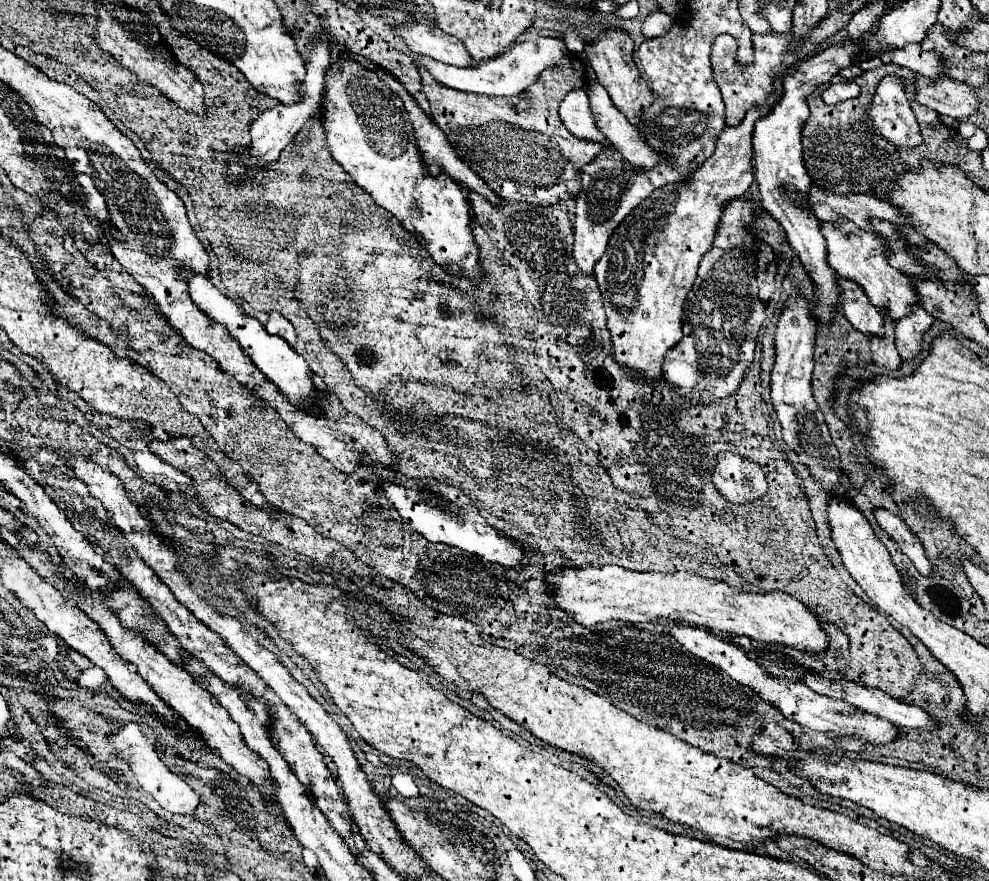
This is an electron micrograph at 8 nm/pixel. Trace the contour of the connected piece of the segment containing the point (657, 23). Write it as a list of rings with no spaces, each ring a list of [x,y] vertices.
[[[651,12],[647,14],[645,22],[643,22],[643,38],[655,38],[655,36],[663,36],[665,32],[669,32],[669,28],[673,26],[673,18],[665,12]]]

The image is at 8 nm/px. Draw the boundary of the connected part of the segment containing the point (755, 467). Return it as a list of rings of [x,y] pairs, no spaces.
[[[719,452],[711,480],[719,494],[731,504],[745,504],[759,500],[767,492],[767,480],[761,466],[749,458]]]

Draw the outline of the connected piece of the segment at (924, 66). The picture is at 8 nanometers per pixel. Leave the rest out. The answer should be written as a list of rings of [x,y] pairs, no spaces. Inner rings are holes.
[[[907,44],[903,48],[885,50],[878,57],[870,57],[857,63],[863,71],[876,69],[883,64],[899,64],[899,66],[905,66],[905,68],[919,72],[919,74],[933,78],[933,80],[943,76],[941,54],[925,52],[925,50],[921,50],[921,44]]]

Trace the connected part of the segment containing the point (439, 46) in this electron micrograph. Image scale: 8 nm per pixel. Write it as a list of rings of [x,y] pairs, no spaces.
[[[413,20],[411,24],[399,24],[399,26],[393,26],[393,30],[397,36],[405,40],[407,48],[413,54],[429,56],[437,62],[451,64],[451,66],[471,66],[473,64],[463,44],[457,38],[441,32],[437,26],[429,24],[427,20]]]

